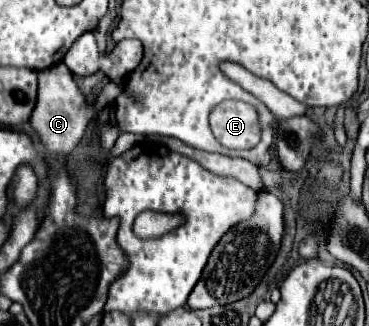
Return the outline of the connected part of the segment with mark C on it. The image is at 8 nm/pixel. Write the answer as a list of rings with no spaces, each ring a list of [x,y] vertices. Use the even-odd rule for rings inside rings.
[[[64,63],[53,65],[53,68],[47,68],[38,72],[38,90],[35,112],[31,114],[31,126],[35,130],[35,134],[39,136],[41,146],[51,154],[51,156],[67,156],[73,152],[73,148],[79,144],[81,136],[85,134],[85,128],[89,124],[89,120],[94,115],[113,102],[123,87],[112,81],[106,83],[92,106],[87,106],[83,94],[79,92],[79,88],[73,78],[73,74],[69,71]]]

